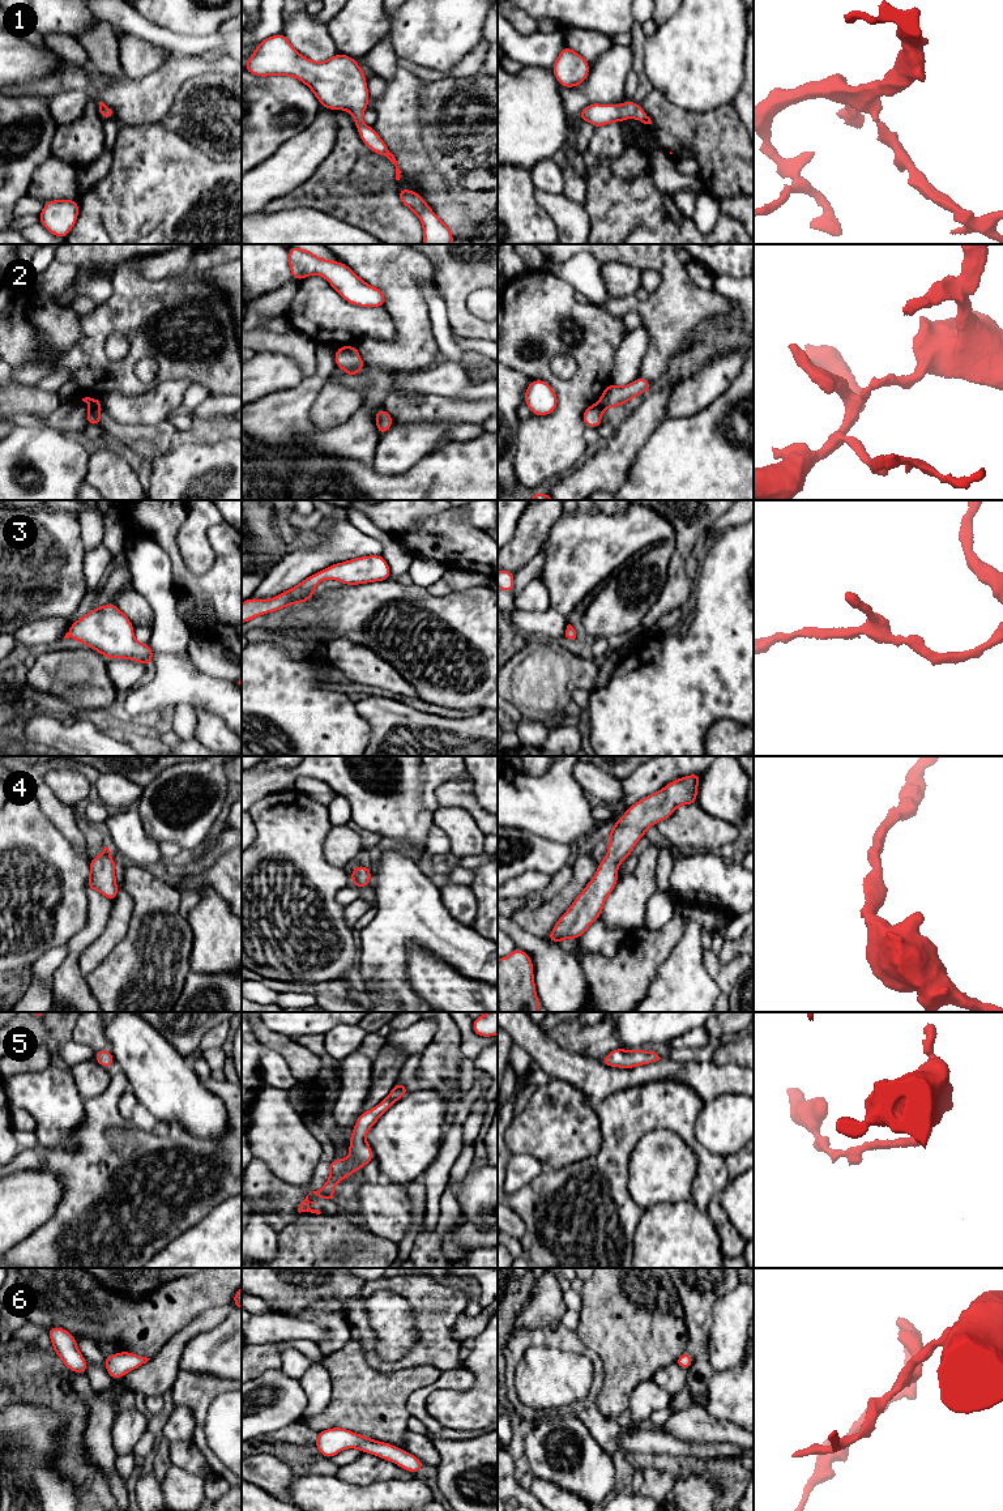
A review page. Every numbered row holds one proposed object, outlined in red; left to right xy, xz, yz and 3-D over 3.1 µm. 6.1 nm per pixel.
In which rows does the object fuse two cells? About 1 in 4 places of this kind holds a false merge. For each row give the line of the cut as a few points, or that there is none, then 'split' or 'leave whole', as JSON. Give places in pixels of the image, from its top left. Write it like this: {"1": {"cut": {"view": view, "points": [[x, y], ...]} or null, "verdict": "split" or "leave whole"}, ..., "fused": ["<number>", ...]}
{"1": {"cut": null, "verdict": "leave whole"}, "2": {"cut": {"view": "yz", "points": [[598, 402], [604, 406]]}, "verdict": "split"}, "3": {"cut": null, "verdict": "leave whole"}, "4": {"cut": null, "verdict": "leave whole"}, "5": {"cut": null, "verdict": "leave whole"}, "6": {"cut": null, "verdict": "leave whole"}, "fused": ["2"]}

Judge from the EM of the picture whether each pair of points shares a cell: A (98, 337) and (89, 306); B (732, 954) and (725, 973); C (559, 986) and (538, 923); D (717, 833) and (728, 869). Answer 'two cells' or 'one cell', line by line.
A: two cells
B: two cells
C: two cells
D: two cells

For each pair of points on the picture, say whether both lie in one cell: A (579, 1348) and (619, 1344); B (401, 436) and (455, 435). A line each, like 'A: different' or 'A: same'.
A: different
B: same

